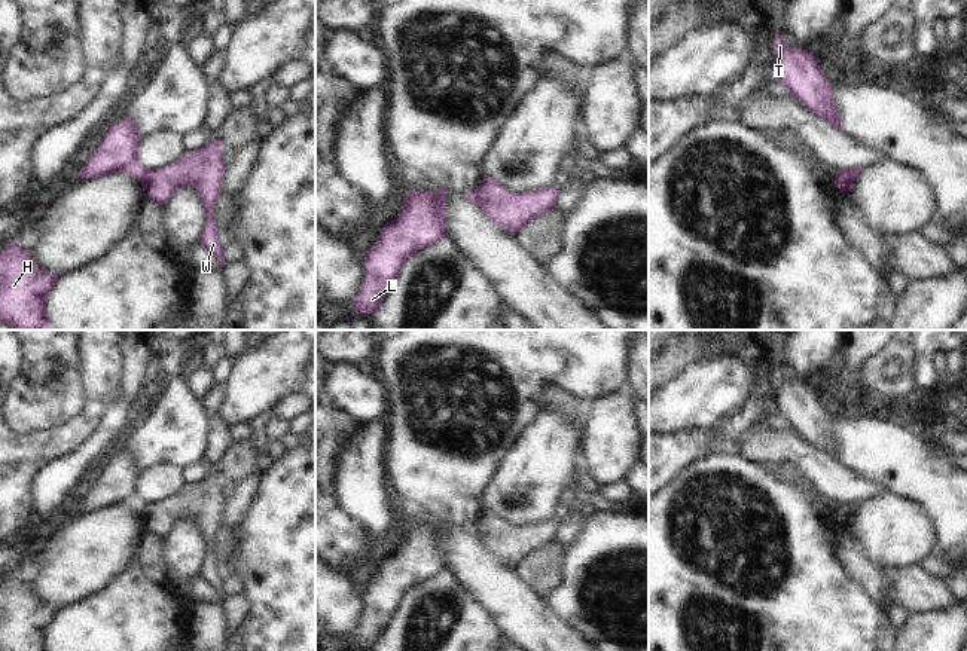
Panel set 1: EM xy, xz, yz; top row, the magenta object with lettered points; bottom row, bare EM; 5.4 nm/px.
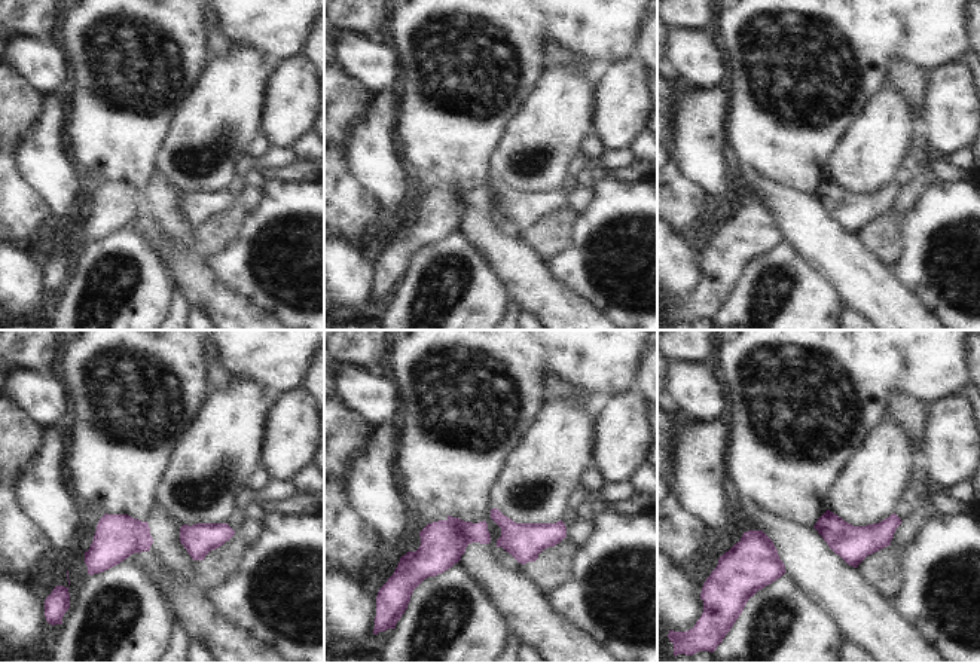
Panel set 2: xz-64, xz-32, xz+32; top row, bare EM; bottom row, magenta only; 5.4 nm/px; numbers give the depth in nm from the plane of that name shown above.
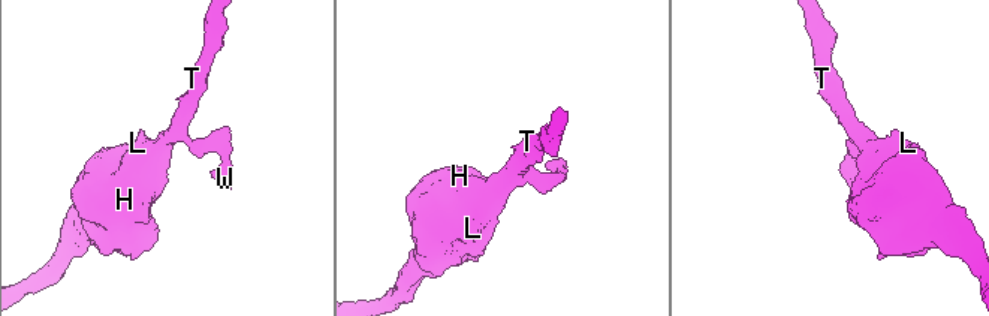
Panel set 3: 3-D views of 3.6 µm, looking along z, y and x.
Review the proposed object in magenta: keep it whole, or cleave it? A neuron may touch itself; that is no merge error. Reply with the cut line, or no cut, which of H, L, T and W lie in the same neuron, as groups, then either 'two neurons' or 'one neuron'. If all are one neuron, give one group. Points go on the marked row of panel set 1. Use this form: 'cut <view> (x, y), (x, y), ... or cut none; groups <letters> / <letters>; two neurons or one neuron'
cut xz (473, 189), (478, 204); groups H L T / W; two neurons

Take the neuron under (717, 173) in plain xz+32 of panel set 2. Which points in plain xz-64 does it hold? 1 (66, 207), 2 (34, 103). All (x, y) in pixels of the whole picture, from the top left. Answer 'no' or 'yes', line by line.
1: yes
2: no

